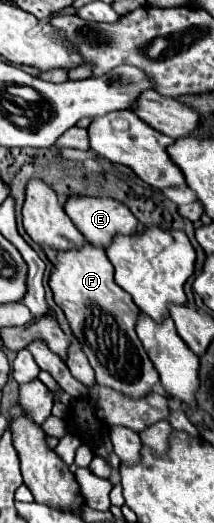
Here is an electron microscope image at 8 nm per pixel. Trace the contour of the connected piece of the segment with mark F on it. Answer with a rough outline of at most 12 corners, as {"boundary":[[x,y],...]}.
{"boundary":[[105,251],[59,253],[49,287],[95,371],[131,399],[159,373]]}

